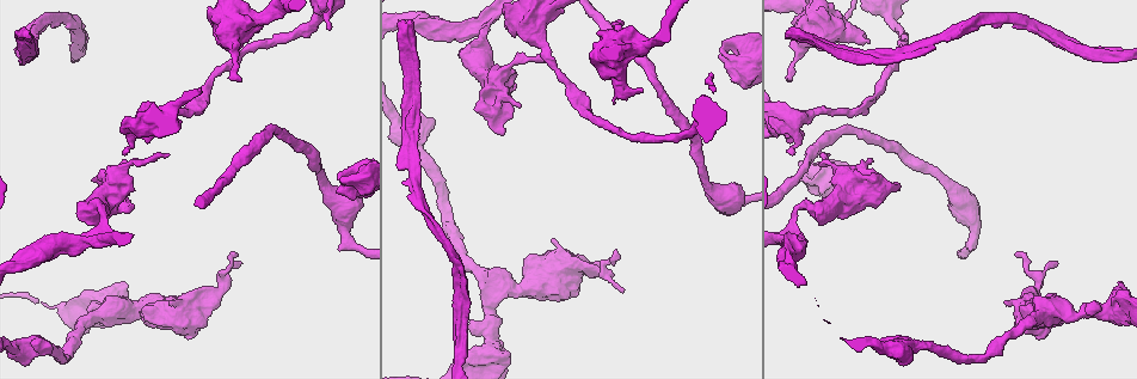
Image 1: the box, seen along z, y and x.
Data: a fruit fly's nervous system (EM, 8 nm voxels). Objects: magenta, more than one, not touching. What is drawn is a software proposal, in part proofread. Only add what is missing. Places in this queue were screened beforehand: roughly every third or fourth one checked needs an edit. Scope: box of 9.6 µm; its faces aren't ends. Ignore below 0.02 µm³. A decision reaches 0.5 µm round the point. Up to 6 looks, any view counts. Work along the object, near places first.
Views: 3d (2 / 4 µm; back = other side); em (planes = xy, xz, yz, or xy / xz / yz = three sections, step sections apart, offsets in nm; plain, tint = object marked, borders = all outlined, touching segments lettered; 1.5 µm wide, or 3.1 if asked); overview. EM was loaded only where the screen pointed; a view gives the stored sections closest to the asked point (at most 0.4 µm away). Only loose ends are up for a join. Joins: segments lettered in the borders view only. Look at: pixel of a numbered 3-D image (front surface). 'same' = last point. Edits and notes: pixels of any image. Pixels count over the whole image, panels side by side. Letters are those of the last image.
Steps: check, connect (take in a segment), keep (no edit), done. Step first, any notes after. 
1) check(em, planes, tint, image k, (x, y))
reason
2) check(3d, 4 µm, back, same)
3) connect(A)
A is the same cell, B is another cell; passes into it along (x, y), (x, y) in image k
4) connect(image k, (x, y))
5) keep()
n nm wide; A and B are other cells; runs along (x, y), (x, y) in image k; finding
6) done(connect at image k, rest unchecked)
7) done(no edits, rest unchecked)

check(em, yz, step 8, tint, image 1, (820, 193))

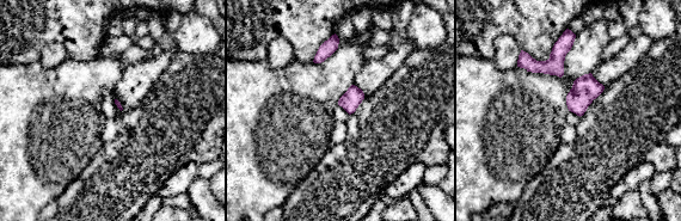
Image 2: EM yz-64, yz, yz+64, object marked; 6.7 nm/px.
check(em, planes, borders, same)

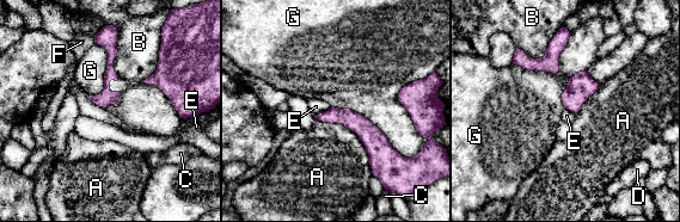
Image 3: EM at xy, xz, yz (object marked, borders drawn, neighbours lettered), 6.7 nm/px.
keep()
G touches over 600 nm; A, B, C, D, E, F and G are other cells; none of them fits

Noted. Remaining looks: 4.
check(em, yz, step 4, tint, image 1, (789, 79))
an open end

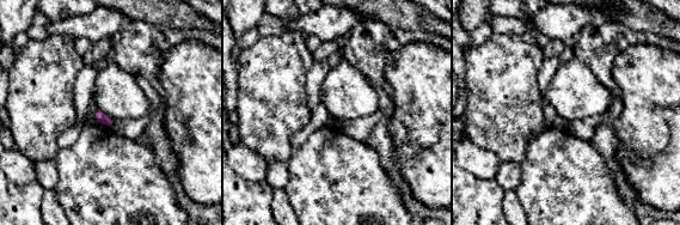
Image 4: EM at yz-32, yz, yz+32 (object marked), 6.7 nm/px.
check(em, planes, borders, same)
another direction

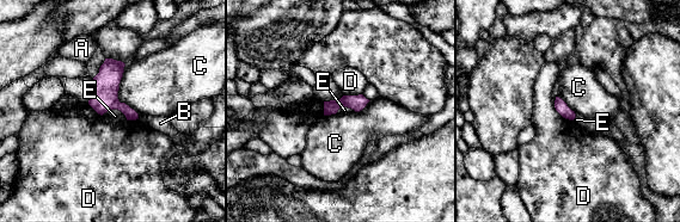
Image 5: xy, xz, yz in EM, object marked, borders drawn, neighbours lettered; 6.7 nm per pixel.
keep()
C touches over 360 nm; A, B, C, D and E are other cells; none of them fits

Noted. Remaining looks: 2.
check(em, planes, plain, image 1, (404, 21))
end of a long branch

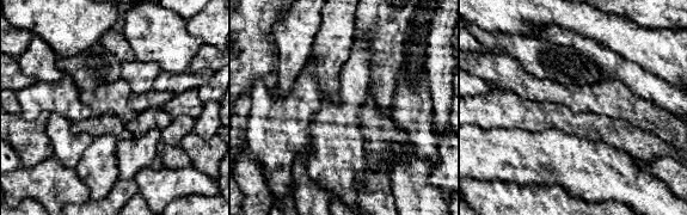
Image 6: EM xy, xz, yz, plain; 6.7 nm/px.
check(em, planes, borders, same)
what lies round it

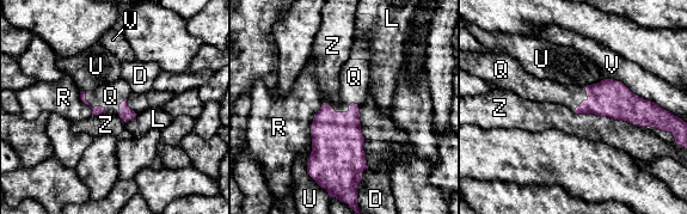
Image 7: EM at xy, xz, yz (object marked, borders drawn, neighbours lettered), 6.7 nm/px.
connect(Q)
Q is the same cell, D, L, R, U, V and Z are other cells; passes into it along (337, 141), (342, 112), (354, 78) in image 7; the neuron continues

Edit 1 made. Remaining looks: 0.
done(connect at image 7, rest unchecked)

